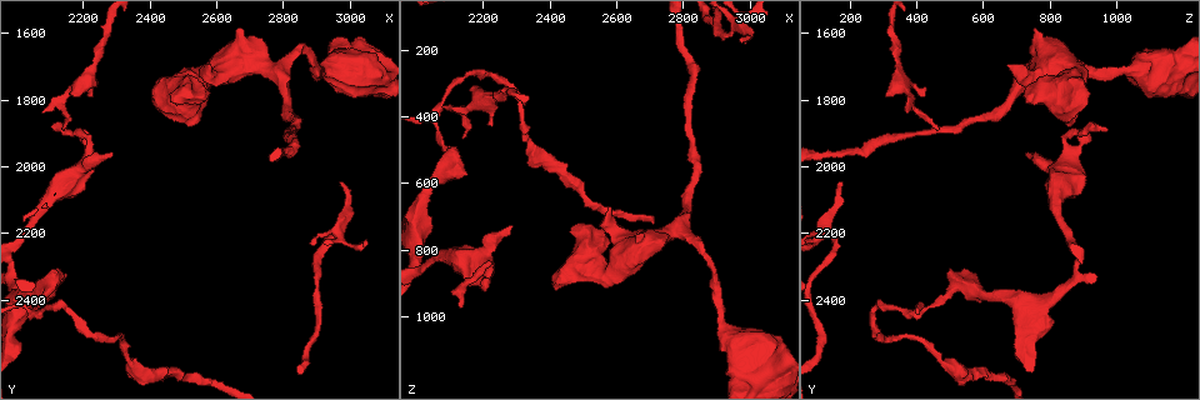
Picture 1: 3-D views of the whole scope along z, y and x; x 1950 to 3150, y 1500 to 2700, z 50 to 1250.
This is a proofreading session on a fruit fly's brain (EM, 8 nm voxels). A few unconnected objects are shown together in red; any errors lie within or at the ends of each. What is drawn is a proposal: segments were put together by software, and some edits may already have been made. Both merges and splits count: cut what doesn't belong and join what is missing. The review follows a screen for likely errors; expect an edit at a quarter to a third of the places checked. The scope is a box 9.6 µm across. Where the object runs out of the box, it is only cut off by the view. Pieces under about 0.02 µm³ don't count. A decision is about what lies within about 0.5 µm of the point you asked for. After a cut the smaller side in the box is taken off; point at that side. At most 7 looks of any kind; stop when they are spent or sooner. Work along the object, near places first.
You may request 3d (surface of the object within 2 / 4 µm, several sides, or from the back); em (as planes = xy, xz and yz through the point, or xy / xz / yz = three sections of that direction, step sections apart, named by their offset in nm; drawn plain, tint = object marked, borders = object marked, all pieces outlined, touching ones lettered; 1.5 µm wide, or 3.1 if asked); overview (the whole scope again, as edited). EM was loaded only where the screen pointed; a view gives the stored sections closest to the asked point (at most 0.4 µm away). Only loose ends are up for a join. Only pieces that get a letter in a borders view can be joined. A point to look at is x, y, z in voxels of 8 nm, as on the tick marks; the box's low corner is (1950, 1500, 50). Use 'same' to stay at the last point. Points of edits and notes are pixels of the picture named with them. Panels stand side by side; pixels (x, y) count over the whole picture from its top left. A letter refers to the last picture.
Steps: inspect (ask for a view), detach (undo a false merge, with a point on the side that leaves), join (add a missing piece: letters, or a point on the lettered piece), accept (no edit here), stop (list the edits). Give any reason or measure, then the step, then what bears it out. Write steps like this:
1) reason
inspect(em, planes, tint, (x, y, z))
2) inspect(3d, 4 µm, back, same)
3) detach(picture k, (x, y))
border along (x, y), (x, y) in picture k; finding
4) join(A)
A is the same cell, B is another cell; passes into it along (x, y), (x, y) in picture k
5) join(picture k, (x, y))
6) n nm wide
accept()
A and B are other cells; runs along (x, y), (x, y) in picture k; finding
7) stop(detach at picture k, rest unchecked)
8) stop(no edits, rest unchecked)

free end
inspect(3d, 4 µm, back, (2470, 1790, 740))

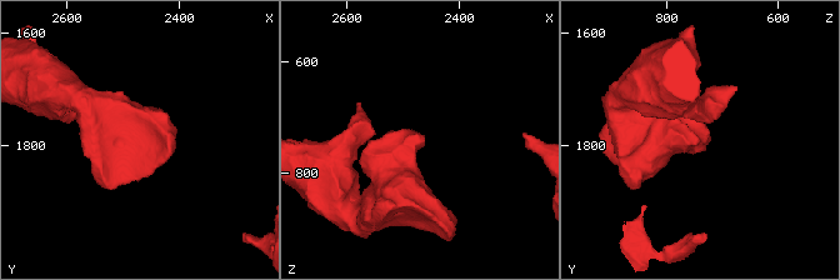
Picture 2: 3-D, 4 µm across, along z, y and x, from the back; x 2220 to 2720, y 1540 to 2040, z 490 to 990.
shape alone is not enough
inspect(em, xz, step 4, borders, same)

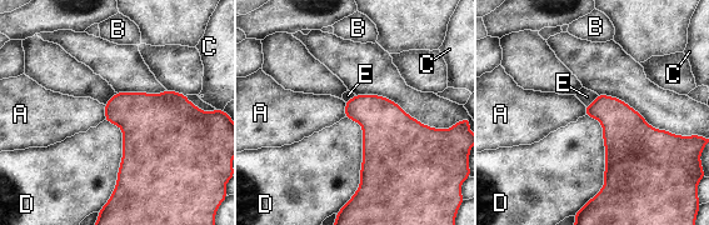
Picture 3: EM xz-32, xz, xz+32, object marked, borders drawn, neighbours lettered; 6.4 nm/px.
D touches over 550 nm
accept()
A, B, C, D and E are other cells; no lettered piece goes on from it

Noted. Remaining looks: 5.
branch point
inspect(3d, 4 µm, (2200, 1740, 340))

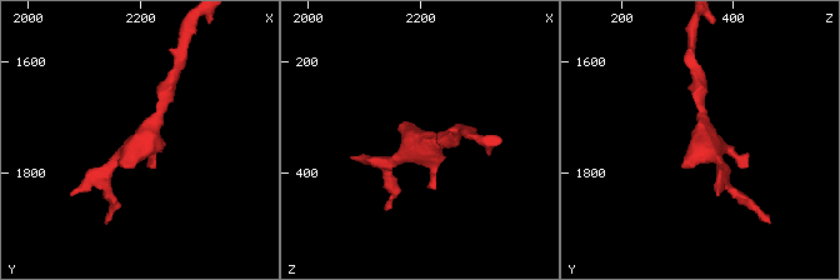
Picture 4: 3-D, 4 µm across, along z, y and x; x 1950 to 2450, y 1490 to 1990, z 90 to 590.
inspect(em, xy, step 8, tint, (2205, 1740, 350))

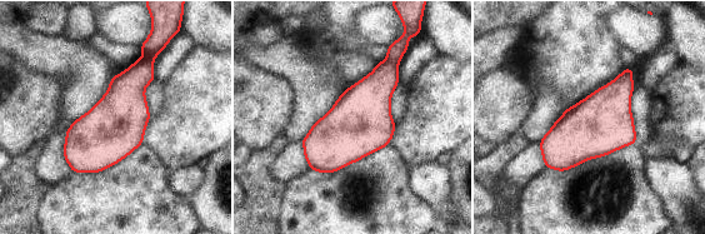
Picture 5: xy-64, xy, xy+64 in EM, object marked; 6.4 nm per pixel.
cut it another way
inspect(em, planes, borders, same)

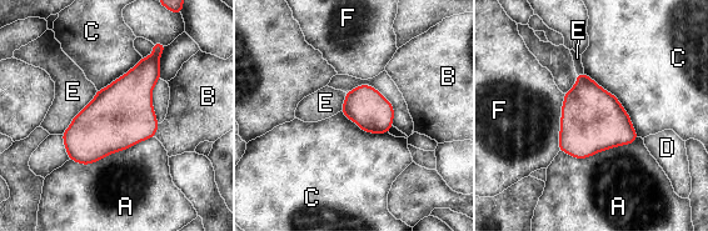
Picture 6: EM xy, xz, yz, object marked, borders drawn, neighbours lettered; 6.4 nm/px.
accept()
A, B, C, D, E and F are other cells; border along (584, 73), (616, 96), (638, 136) in picture 6; continuous, no second neuron

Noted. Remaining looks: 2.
stop(no edits, rest unchecked)

